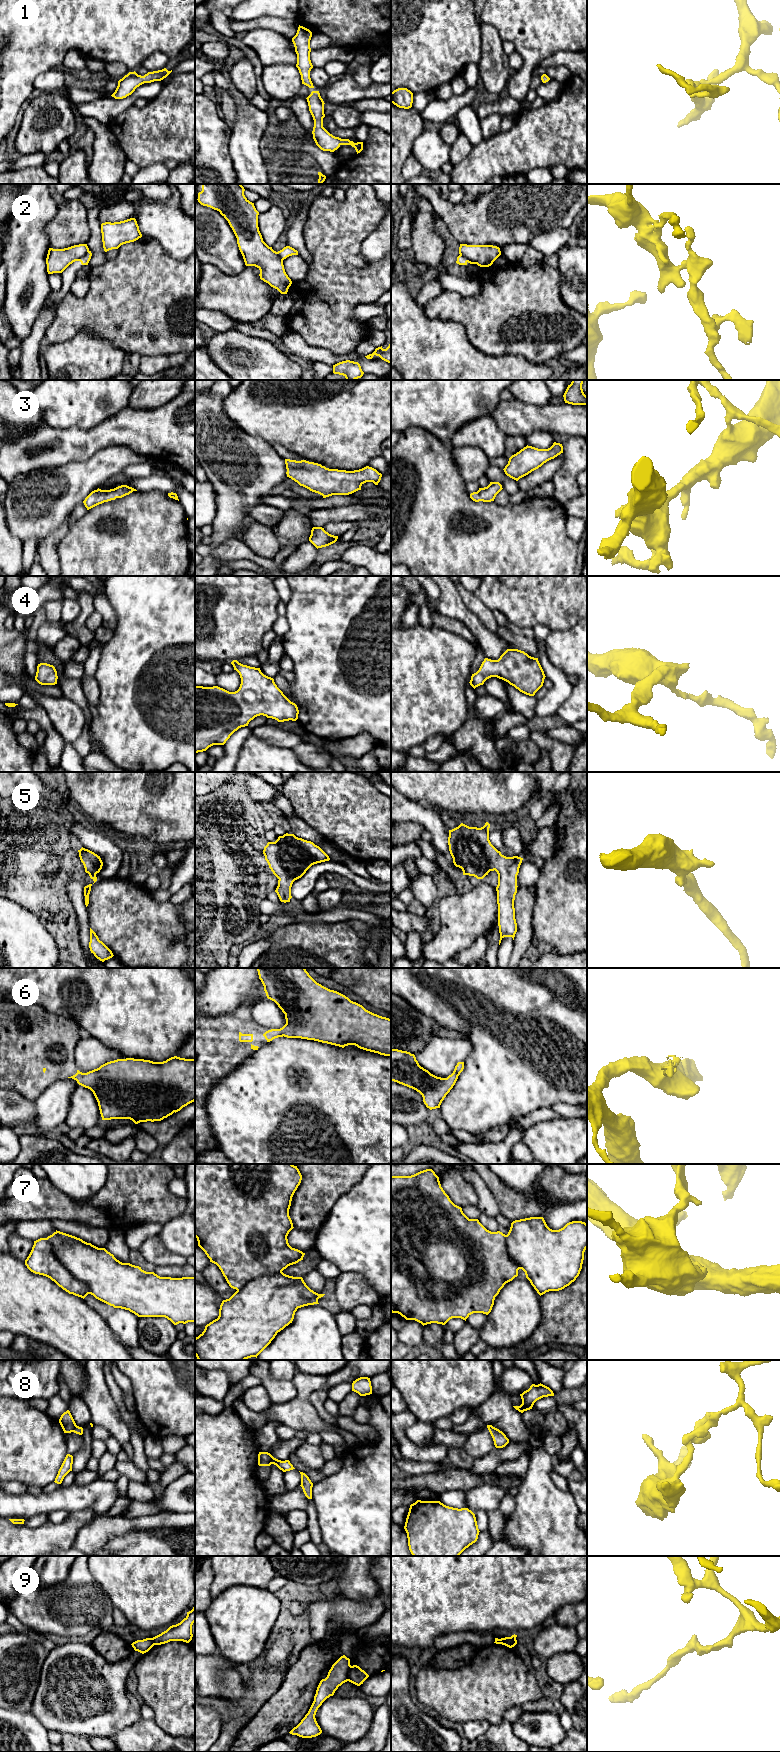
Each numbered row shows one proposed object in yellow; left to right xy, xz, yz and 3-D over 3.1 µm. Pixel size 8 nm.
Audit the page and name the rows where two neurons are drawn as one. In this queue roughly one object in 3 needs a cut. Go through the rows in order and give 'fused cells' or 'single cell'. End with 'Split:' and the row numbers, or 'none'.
1: single cell
2: fused cells
3: single cell
4: single cell
5: single cell
6: fused cells
7: single cell
8: fused cells
9: fused cells
Split: 2, 6, 8, 9

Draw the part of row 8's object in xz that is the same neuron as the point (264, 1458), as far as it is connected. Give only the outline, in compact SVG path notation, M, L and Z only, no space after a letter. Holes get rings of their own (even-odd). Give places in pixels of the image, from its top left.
M259 1452L258 1454L258 1465L259 1466L270 1466L272 1455L268 1452Z

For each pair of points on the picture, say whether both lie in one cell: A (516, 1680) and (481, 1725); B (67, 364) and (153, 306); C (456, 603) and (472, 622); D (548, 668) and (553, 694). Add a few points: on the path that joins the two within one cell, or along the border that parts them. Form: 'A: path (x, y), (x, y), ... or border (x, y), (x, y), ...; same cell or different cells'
A: border (490, 1723), (485, 1720), (468, 1720), (462, 1724); different cells
B: border (82, 330), (109, 340), (124, 352); different cells
C: path (458, 608), (467, 617); same cell
D: path (554, 674), (556, 676), (556, 688); same cell

